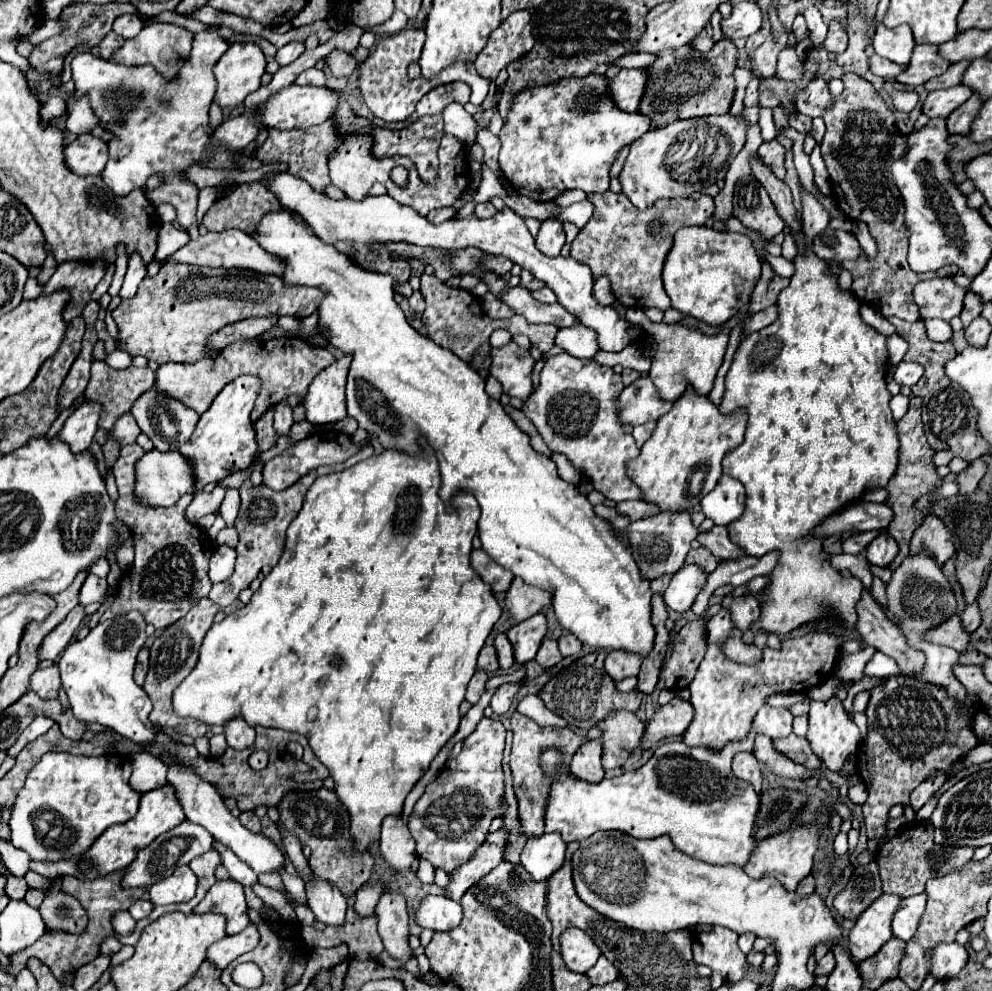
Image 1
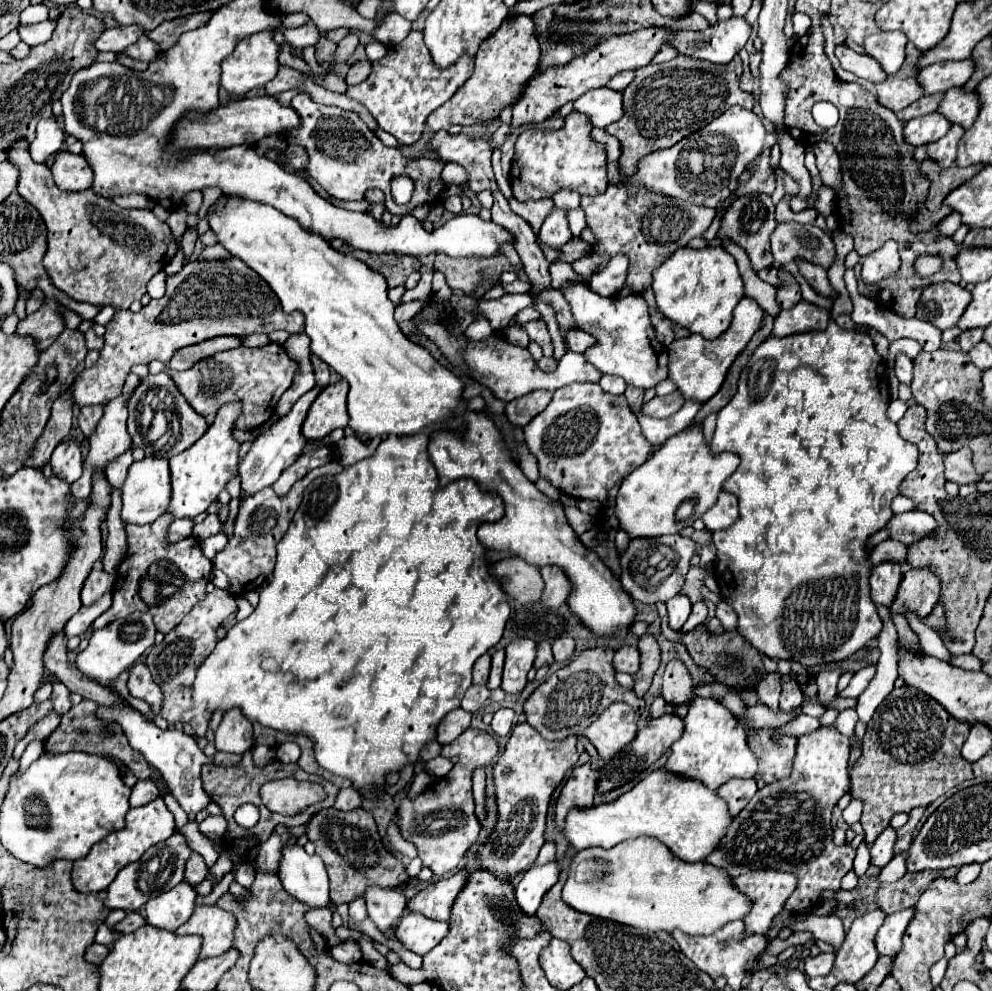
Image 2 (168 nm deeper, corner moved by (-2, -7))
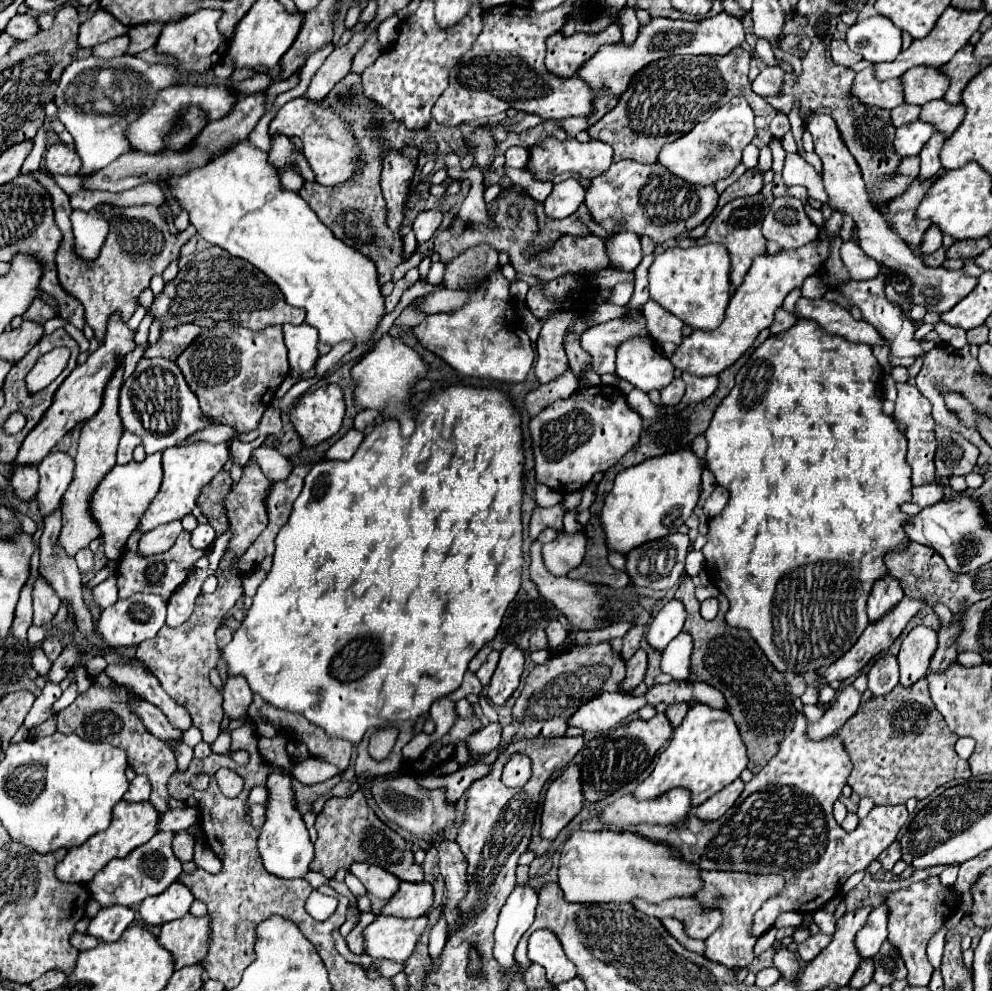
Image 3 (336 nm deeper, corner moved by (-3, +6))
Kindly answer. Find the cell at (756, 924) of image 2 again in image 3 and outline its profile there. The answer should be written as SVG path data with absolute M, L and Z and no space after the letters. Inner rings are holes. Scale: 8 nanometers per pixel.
M704 871L704 889L702 893L696 895L696 899L708 907L718 907L724 913L724 921L720 925L720 929L716 929L716 933L712 933L712 937L706 939L706 959L722 963L726 967L748 967L754 959L754 945L756 945L756 937L752 935L752 925L754 925L754 915L756 911L762 907L764 901L768 901L770 897L776 897L778 893L784 891L784 877L780 875L752 875L752 873L734 873L734 871Z

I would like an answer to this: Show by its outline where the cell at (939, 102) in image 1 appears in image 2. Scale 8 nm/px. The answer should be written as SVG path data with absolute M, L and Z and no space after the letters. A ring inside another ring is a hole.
M939 112L921 116L921 118L913 118L911 122L905 124L903 130L903 138L907 138L907 144L911 146L927 146L935 140L939 140L941 136L947 134L947 130L951 128L951 122L947 118L943 118Z

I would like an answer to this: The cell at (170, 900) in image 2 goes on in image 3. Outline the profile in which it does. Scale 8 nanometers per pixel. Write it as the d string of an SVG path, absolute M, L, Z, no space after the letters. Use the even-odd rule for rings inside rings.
M174 881L164 893L152 895L142 901L140 915L148 925L162 925L172 919L180 919L190 911L194 897L184 883Z

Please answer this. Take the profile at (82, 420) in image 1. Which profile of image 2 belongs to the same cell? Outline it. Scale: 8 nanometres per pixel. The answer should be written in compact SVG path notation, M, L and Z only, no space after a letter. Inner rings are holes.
M73 440L69 442L61 442L53 456L51 456L51 470L57 478L63 478L65 482L73 484L75 480L81 478L81 470L83 470L83 460L81 460L81 448L79 444L75 444Z

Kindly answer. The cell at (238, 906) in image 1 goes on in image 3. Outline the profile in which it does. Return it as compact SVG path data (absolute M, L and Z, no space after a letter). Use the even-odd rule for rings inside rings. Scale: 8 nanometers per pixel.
M184 915L176 921L164 923L160 931L160 943L176 957L176 969L202 961L212 945L212 919L210 915L194 917Z

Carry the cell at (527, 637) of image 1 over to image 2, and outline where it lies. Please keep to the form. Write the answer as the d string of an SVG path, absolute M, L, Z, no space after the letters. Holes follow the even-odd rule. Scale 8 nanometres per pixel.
M513 640L505 648L505 668L501 690L505 694L517 694L527 684L527 672L535 660L535 642L533 640Z

